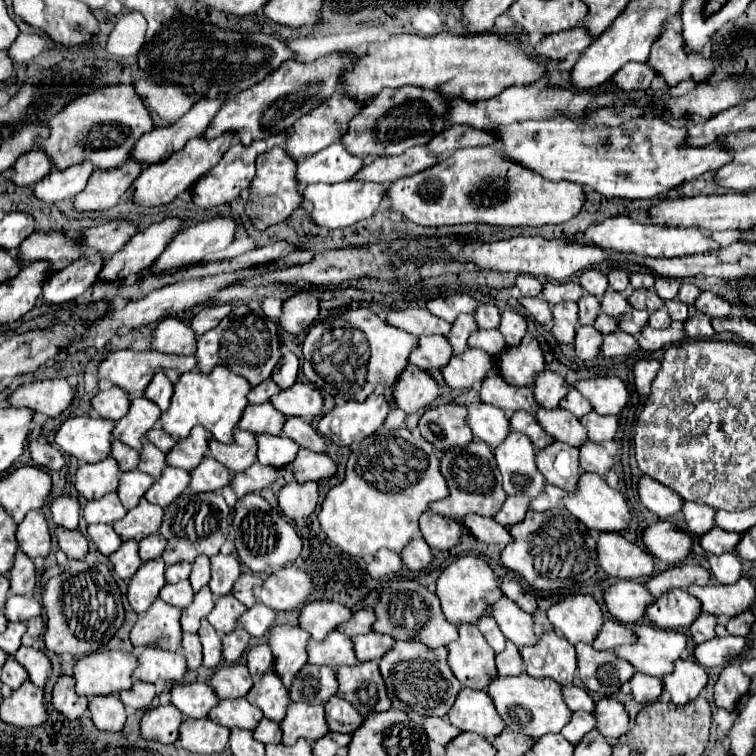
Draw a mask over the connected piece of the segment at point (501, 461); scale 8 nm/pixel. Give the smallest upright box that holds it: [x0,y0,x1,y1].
[495,431,547,499]

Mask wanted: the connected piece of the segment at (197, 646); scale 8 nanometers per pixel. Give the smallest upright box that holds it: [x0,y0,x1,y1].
[183,633,203,671]

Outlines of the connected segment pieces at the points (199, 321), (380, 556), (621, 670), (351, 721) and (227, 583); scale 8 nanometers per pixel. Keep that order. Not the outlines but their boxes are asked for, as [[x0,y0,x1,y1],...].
[[191,303,231,335],[367,549,403,577],[575,643,635,697],[325,697,363,735],[209,555,241,597]]

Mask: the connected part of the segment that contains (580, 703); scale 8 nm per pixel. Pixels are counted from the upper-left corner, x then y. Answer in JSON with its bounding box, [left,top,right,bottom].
[563,685,595,713]

